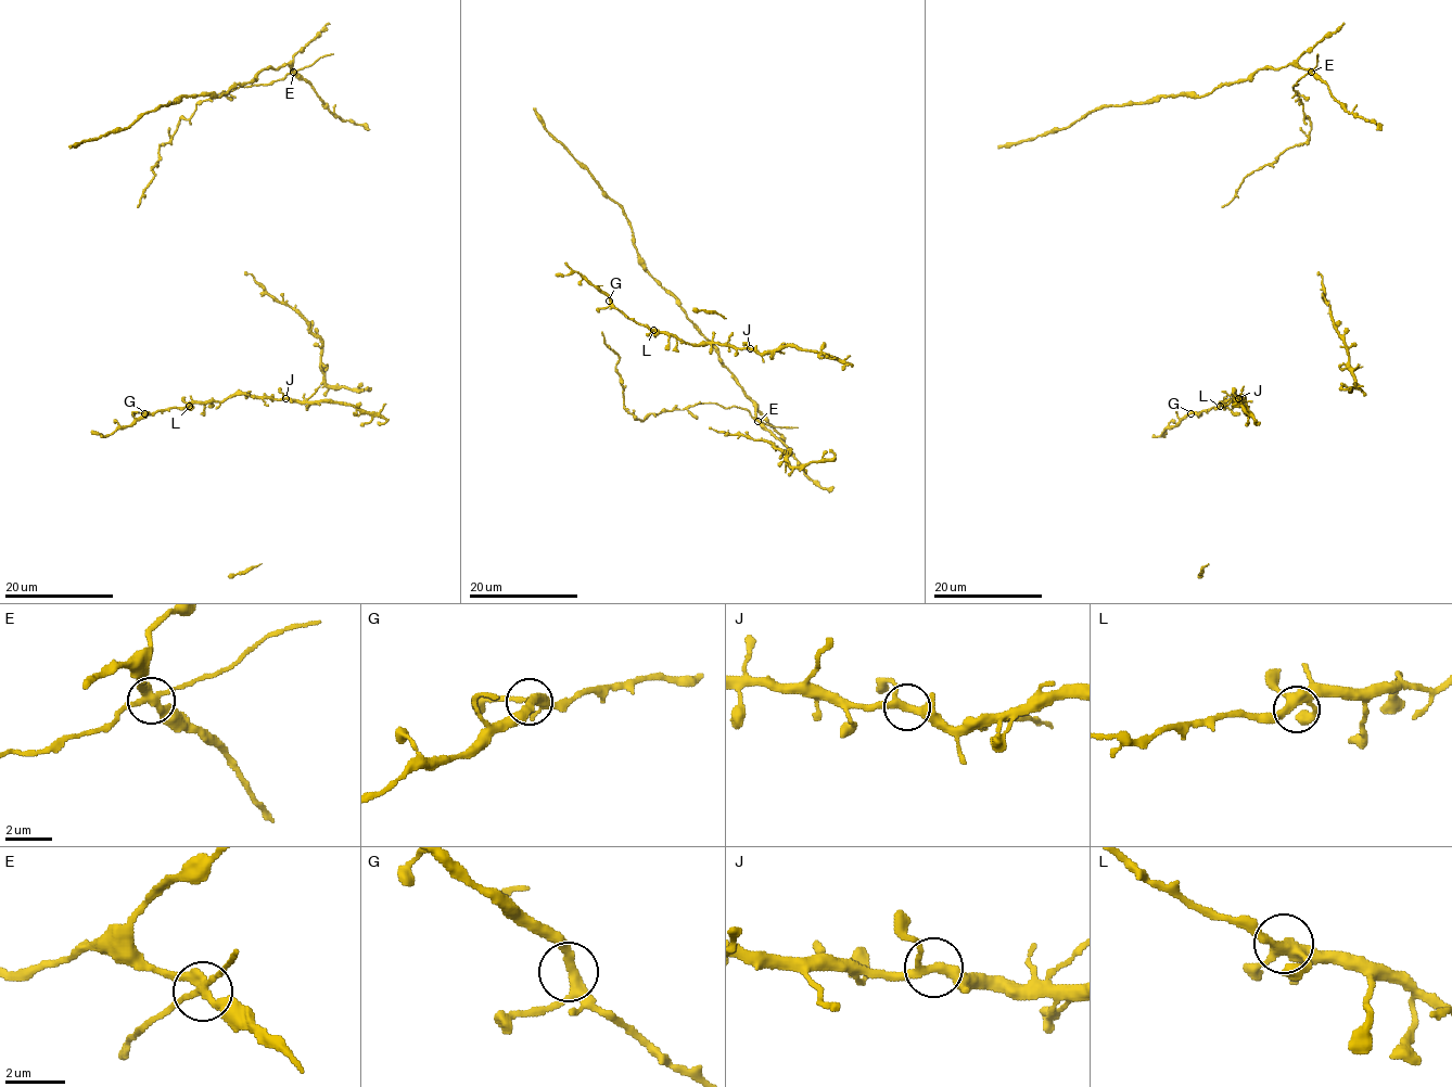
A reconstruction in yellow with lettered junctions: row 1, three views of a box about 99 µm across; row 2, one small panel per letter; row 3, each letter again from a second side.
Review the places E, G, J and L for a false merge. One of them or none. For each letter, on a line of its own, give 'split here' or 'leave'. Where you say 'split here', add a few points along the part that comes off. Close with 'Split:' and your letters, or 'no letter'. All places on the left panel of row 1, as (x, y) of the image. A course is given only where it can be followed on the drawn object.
E: split here | (294, 72), (268, 84), (237, 87), (202, 101), (160, 145), (152, 167), (154, 176), (137, 207)
G: leave
J: leave
L: leave
Split: E

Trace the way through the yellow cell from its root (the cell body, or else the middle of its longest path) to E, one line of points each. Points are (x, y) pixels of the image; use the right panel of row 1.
E: (1299, 145), (1307, 140), (1311, 123), (1304, 119), (1300, 94), (1293, 87), (1311, 72)

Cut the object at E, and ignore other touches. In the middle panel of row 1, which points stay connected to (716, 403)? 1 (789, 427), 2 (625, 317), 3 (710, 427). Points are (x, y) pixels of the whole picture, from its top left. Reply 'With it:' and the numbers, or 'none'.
With it: 1

